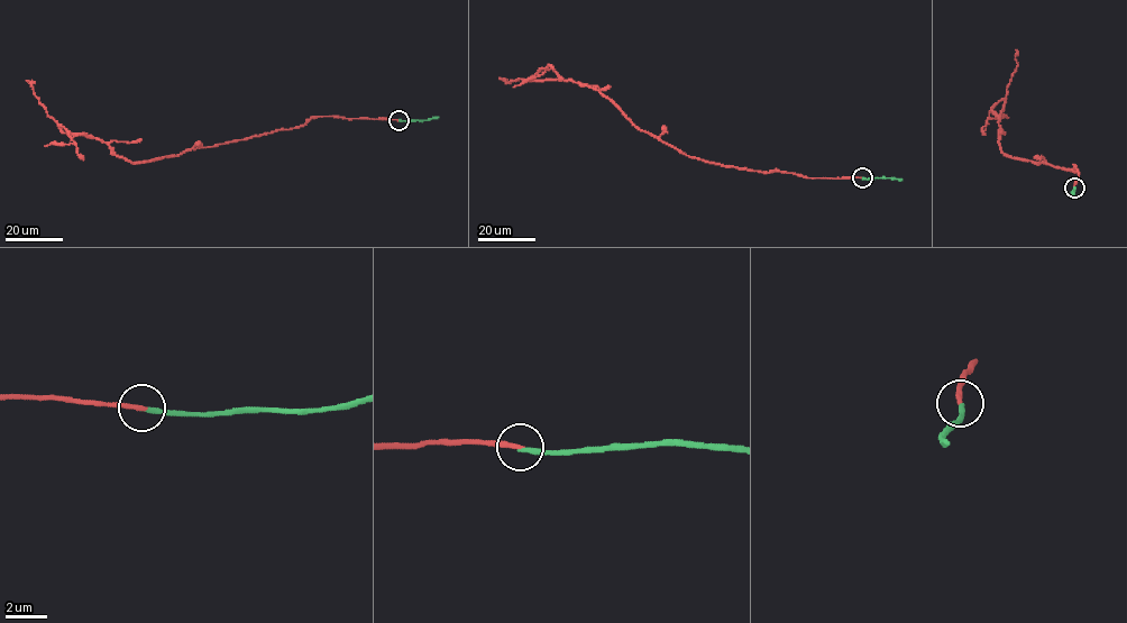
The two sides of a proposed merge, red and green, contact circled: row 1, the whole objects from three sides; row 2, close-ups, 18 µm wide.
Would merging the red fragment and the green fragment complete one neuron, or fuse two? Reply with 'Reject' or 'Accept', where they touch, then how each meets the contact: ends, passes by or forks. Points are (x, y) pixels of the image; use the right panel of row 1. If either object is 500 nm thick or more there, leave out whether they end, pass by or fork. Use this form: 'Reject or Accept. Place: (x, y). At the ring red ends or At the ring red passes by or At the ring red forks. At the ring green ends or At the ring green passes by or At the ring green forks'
Accept. Place: (1074, 188). At the ring red ends. At the ring green ends

